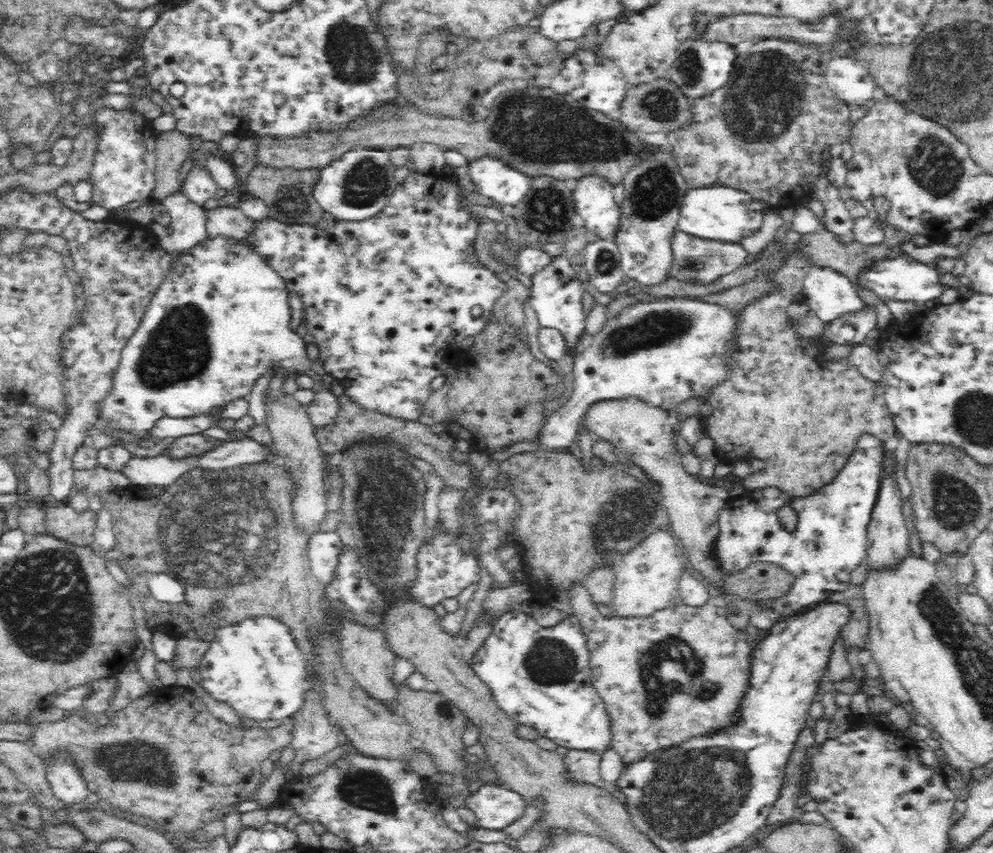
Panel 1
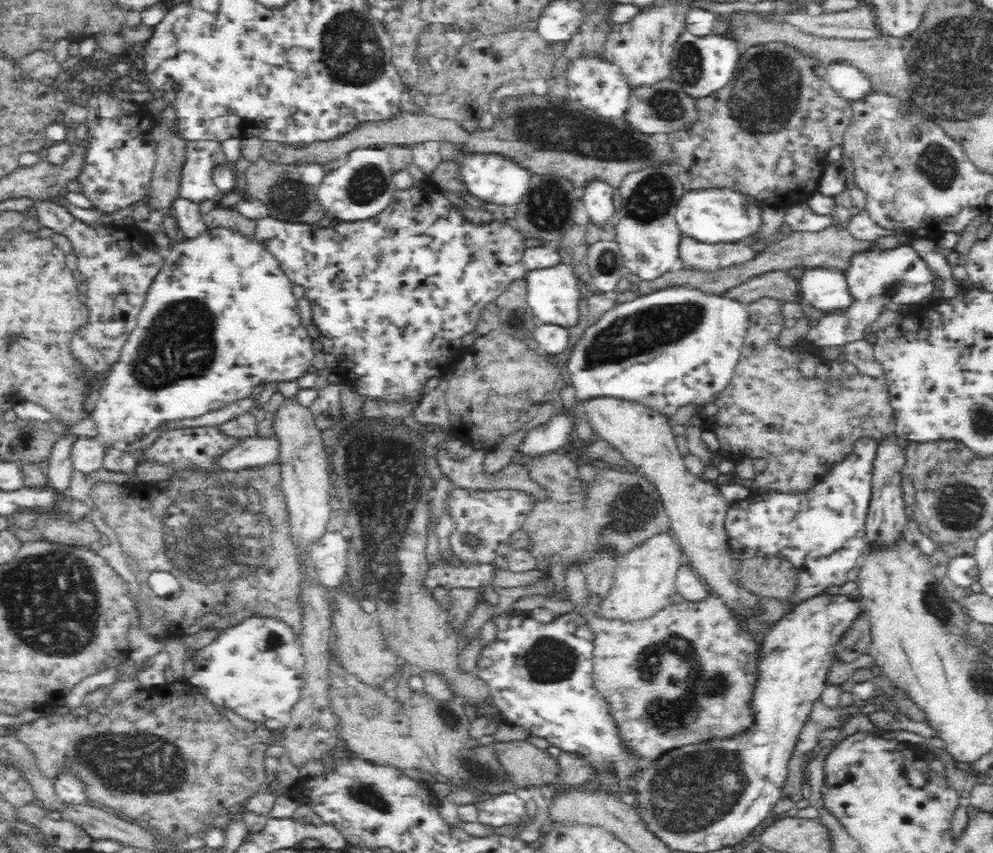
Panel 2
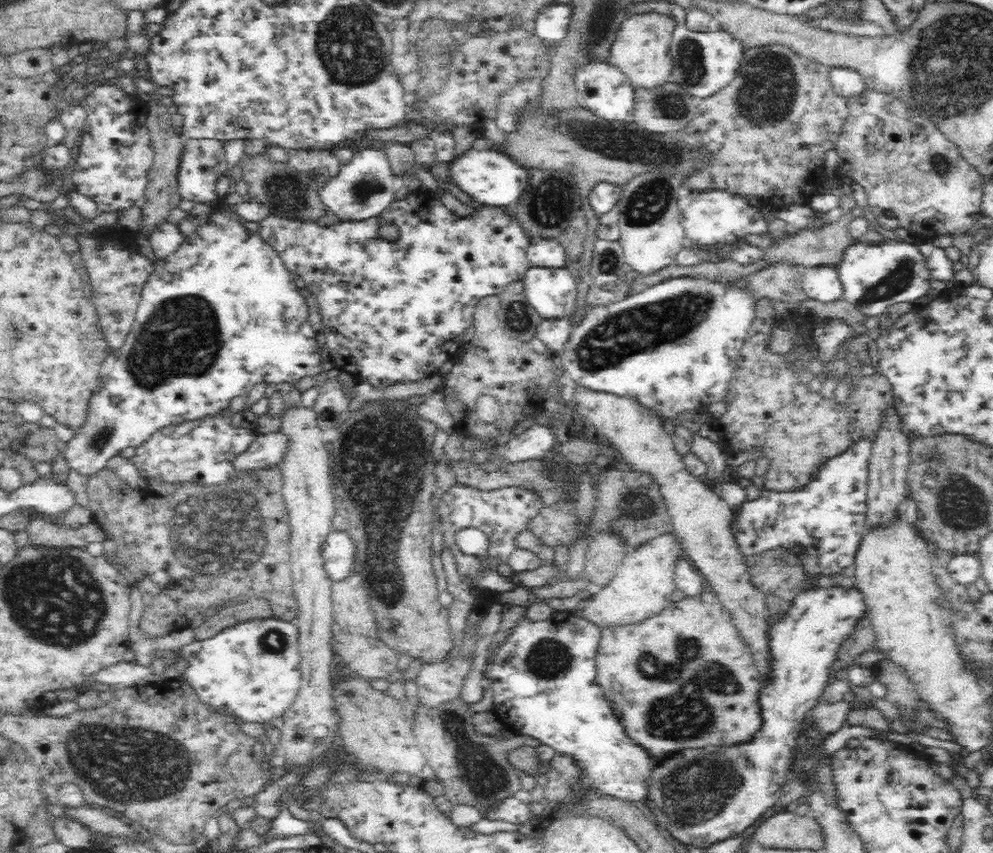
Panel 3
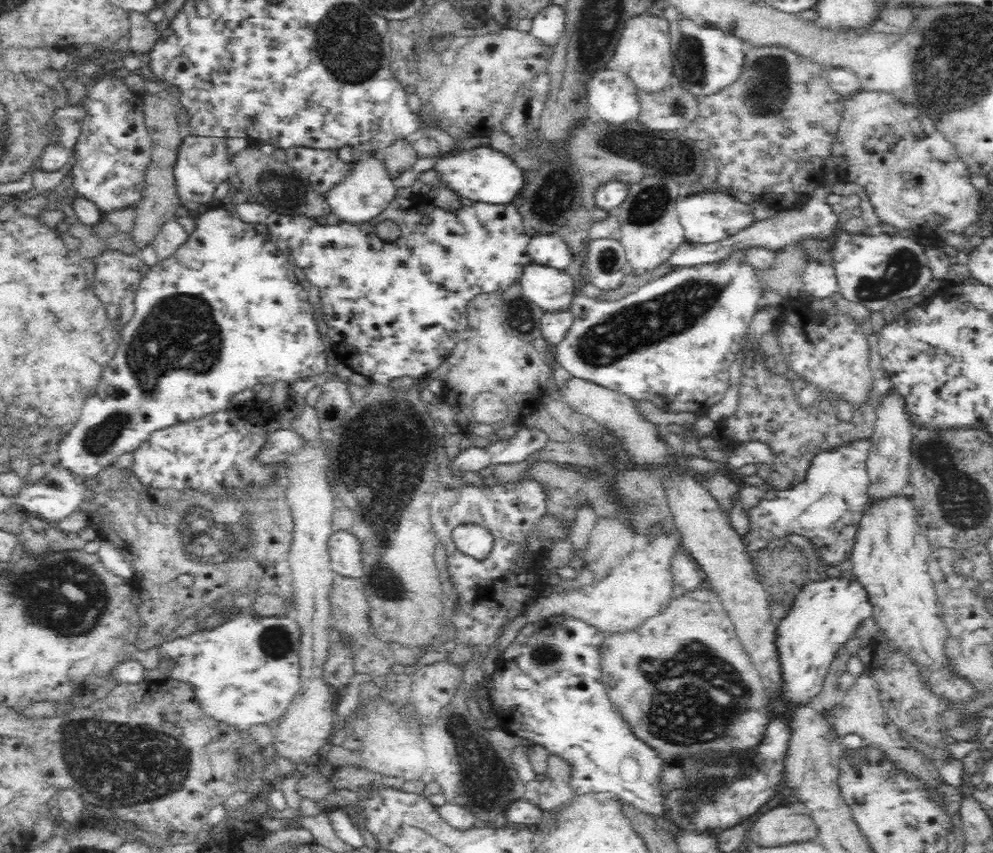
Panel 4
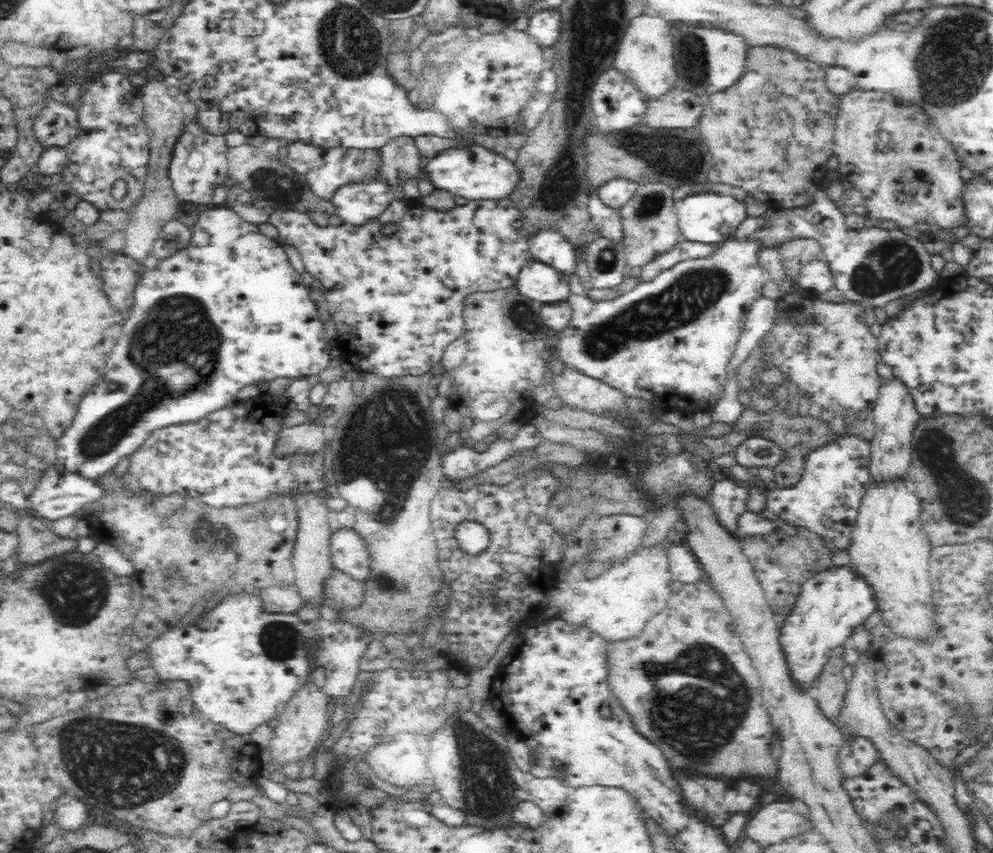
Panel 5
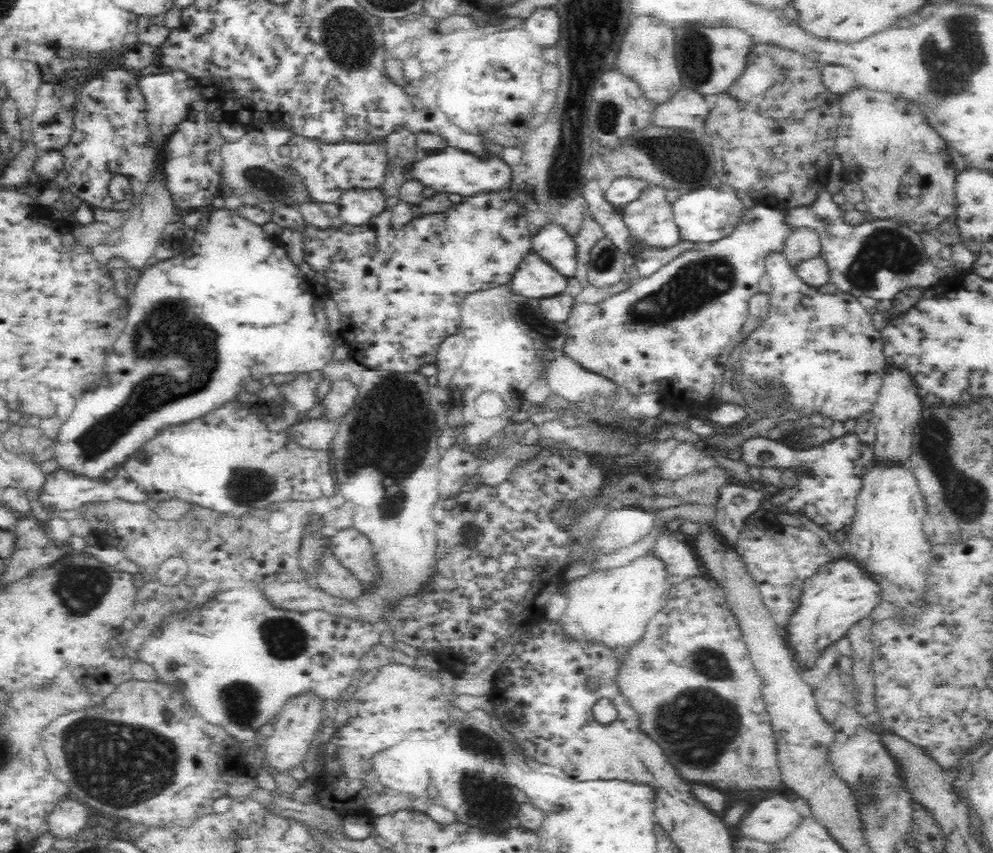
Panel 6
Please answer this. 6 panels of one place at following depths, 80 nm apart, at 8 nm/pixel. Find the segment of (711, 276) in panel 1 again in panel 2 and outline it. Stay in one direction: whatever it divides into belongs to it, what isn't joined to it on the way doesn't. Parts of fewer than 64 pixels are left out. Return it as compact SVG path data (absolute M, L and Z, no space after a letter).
M684 237L679 248L681 266L699 266L700 268L720 268L730 264L745 263L756 258L756 251L745 240L734 243L708 243L694 241Z

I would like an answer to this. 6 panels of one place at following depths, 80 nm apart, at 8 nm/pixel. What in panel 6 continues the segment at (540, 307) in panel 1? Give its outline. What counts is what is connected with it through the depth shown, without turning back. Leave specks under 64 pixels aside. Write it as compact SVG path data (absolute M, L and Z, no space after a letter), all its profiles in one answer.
M534 250L528 251L518 262L508 286L516 295L538 298L545 301L548 296L565 292L568 278L557 272Z

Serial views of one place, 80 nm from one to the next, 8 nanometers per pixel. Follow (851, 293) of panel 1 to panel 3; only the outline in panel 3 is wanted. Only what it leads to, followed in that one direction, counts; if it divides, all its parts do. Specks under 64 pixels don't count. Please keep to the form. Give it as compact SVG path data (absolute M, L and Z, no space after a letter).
M818 265L802 268L803 286L810 298L822 302L842 298L842 284L839 282L835 265Z

